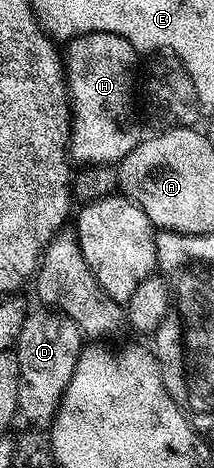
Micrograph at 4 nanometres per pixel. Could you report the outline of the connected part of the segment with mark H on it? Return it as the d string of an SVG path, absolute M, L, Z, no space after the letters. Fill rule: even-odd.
M81 34L77 38L68 39L66 50L63 50L63 65L65 67L65 85L69 88L69 105L71 107L71 129L69 131L69 153L72 161L86 166L103 166L106 164L116 164L127 156L127 152L131 152L131 148L135 148L137 143L143 137L141 126L137 123L137 110L133 107L133 73L137 70L137 58L139 51L131 45L127 40L123 40L123 36L112 34Z

